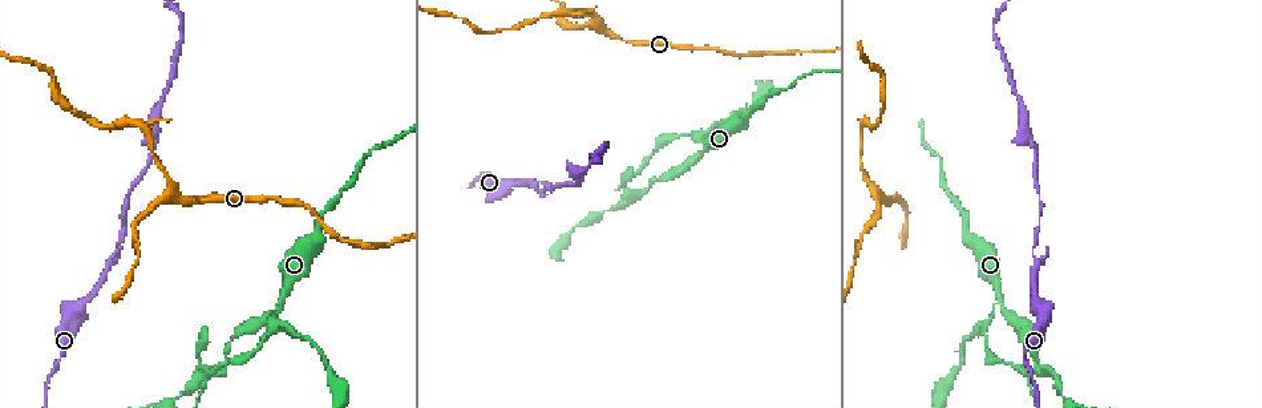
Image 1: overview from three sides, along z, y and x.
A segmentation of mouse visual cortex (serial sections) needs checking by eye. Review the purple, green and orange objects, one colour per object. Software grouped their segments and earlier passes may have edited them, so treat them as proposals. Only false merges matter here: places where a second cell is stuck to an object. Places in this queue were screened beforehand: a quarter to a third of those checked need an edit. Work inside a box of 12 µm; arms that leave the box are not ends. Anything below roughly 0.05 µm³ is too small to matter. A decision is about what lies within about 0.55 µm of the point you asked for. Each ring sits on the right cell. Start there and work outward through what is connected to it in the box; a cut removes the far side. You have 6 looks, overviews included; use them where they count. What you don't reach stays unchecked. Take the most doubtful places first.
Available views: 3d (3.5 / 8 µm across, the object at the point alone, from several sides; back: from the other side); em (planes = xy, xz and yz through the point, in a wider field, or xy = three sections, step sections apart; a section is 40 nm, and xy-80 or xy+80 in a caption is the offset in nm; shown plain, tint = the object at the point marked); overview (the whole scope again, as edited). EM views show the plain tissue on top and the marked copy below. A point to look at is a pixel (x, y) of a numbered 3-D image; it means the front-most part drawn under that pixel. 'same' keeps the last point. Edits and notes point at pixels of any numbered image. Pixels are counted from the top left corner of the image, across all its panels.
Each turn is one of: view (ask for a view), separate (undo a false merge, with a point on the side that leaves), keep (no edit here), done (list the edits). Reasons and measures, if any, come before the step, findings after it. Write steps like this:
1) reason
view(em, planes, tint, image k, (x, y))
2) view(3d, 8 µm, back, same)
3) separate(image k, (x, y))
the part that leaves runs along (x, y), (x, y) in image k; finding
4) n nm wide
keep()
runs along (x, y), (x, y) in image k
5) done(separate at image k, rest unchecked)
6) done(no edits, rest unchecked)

sharp bend
view(3d, 8 µm, image 1, (1000, 304))

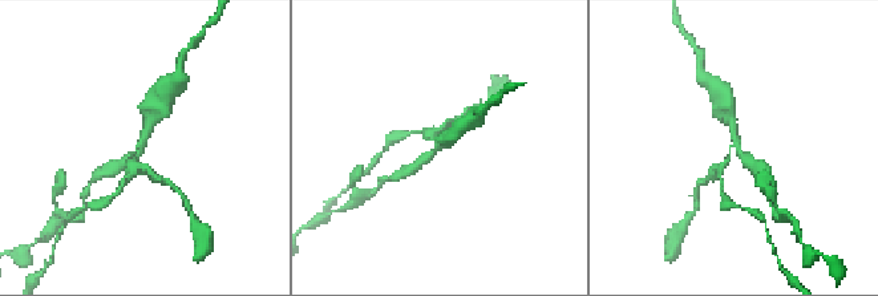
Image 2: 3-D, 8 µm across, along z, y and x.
3 arms; arms of 200, 250, 300 nm
view(em, xy, step 5, tint, image 2, (438, 149))

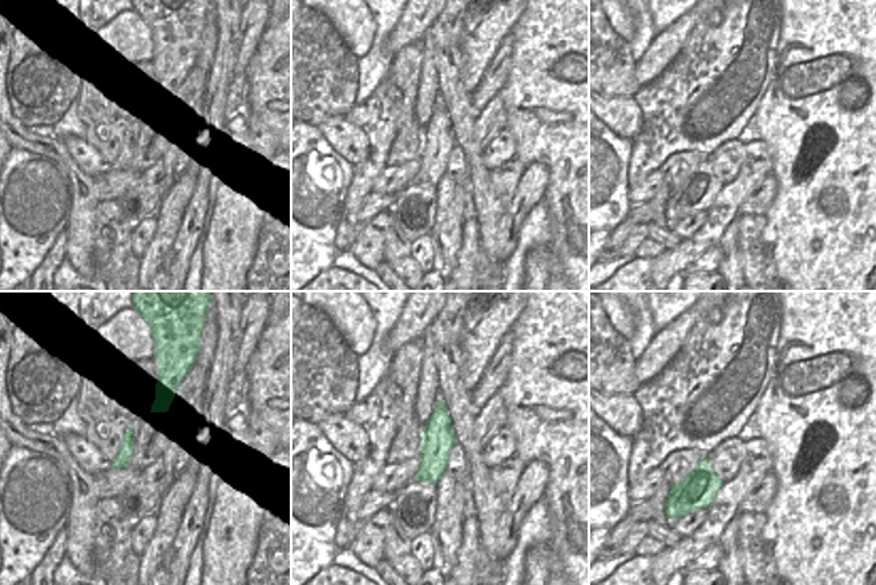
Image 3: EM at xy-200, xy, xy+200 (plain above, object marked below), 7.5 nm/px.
separate(image 2, (138, 166))
two cells meet here

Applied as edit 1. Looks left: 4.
see it whole again
view(overview)

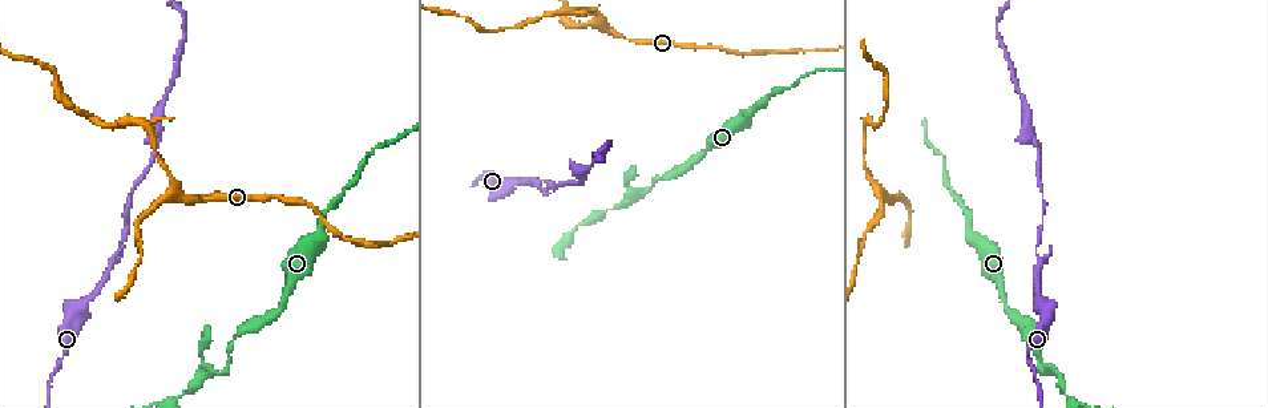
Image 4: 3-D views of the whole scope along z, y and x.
calibre changes
view(3d, 3.5 µm, image 4, (588, 168))

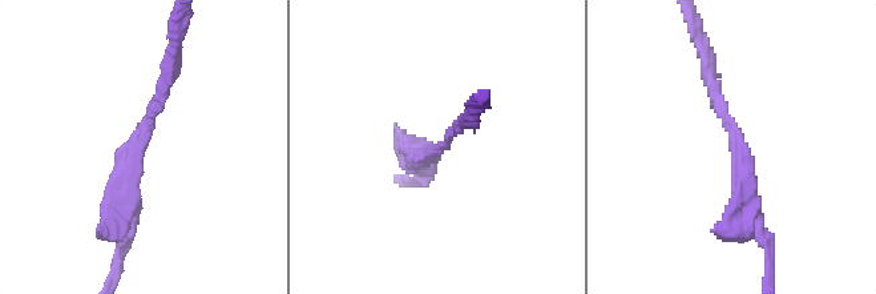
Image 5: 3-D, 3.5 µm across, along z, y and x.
arms of 150, 250 nm
view(em, xy, step 2, tint, image 5, (735, 137))

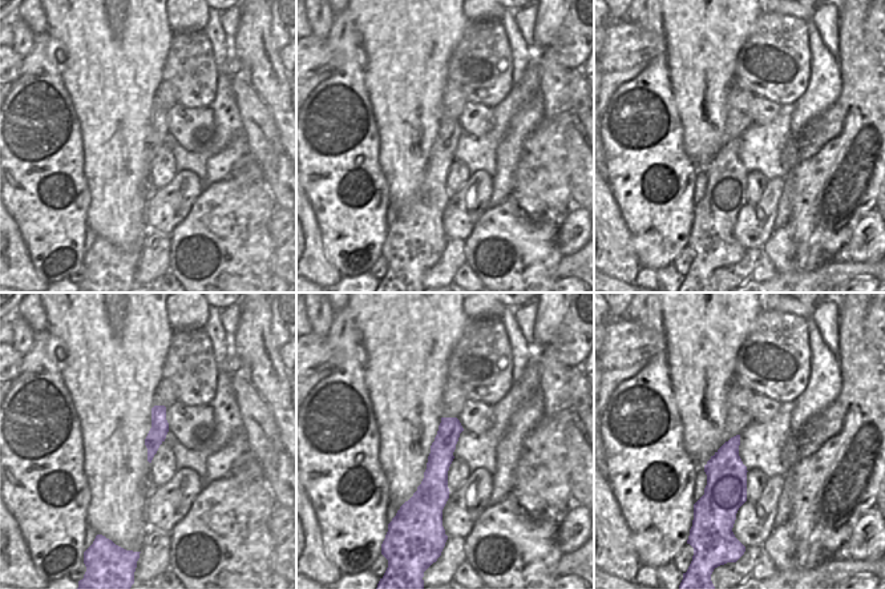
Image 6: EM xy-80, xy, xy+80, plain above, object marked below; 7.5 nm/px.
view(em, xy, step 1, tint, same)

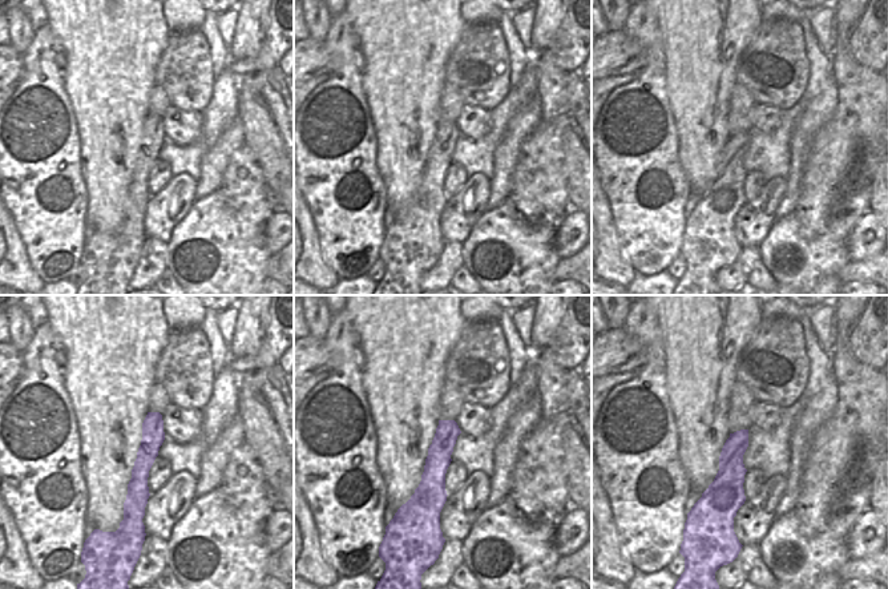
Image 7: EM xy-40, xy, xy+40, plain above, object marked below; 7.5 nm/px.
180 nm wide
keep()
runs along (156, 415), (140, 471), (136, 513) in image 7; one cell here

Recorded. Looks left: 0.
done(separate at image 2, rest unchecked)

